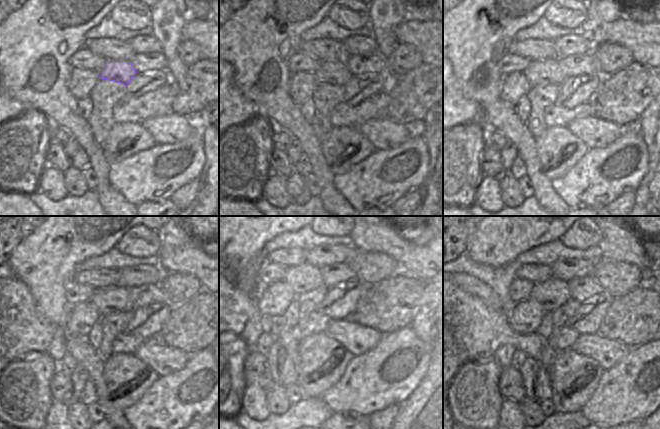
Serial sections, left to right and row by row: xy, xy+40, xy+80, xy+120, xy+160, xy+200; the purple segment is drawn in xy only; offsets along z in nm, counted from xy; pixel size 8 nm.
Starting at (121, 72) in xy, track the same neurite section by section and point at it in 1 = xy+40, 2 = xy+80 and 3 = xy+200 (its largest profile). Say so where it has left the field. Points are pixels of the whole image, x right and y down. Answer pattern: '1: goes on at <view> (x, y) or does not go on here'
1: goes on at xy+40 (335, 72)
2: goes on at xy+80 (549, 72)
3: goes on at xy+200 (513, 275)

